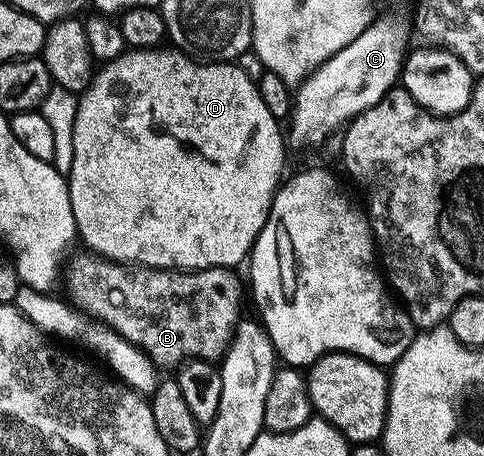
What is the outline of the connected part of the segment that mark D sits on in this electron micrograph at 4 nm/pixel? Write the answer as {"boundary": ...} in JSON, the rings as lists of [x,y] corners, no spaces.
{"boundary":[[[174,46],[125,50],[100,68],[103,69],[92,75],[91,85],[78,93],[77,118],[73,122],[73,166],[66,173],[78,239],[83,239],[91,247],[88,249],[103,259],[128,266],[197,272],[201,268],[234,269],[235,264],[242,260],[244,263],[250,257],[257,234],[261,234],[269,218],[271,203],[284,179],[283,163],[287,160],[288,148],[284,129],[283,132],[279,129],[282,128],[281,121],[269,114],[269,106],[265,106],[261,98],[258,83],[251,80],[238,63],[200,62]]]}

